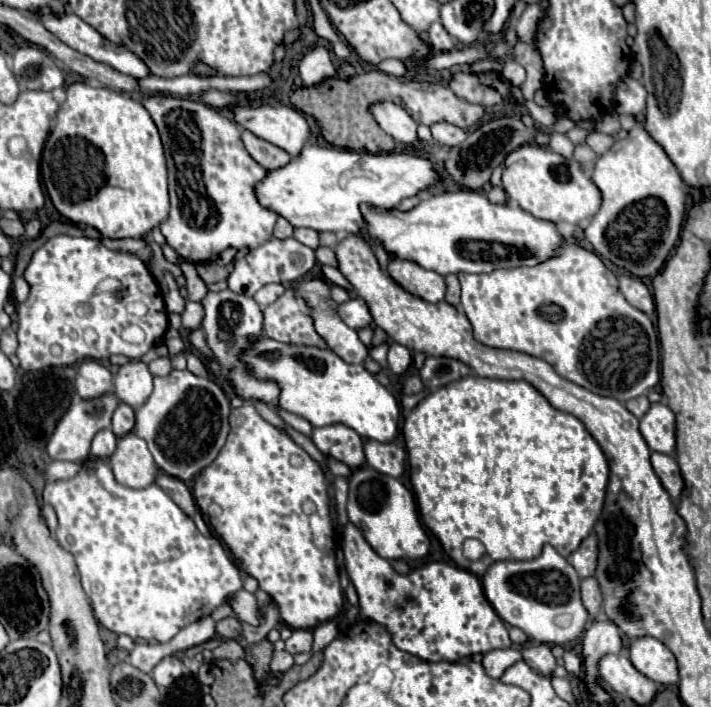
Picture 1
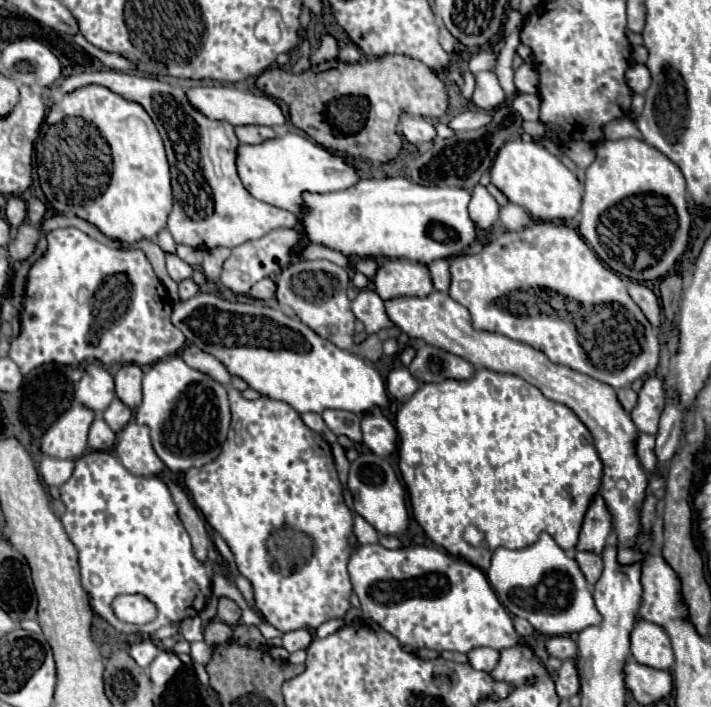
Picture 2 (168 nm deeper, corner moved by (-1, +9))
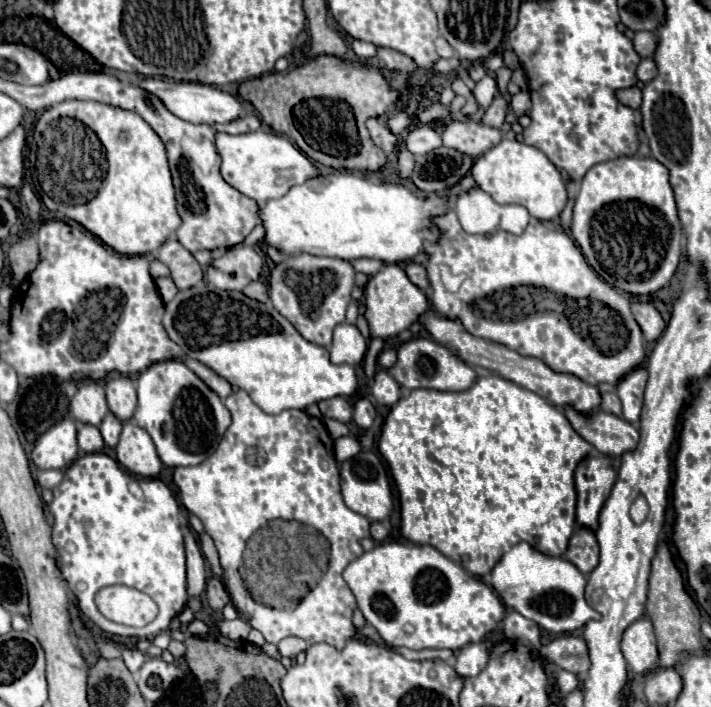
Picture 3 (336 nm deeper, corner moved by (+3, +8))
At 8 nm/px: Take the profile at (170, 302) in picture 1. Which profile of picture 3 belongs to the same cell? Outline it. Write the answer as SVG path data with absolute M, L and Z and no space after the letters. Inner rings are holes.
M174 236L160 246L158 260L170 268L170 276L176 282L178 290L190 288L192 284L198 284L204 278L204 270L194 258L194 254L186 250Z

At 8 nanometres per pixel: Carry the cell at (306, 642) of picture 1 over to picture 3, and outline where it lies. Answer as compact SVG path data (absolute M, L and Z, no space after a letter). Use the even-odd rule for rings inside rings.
M284 638L284 640L280 640L280 644L278 644L278 650L280 650L280 654L282 656L288 656L288 658L296 658L300 652L304 652L308 648L308 644L304 642L304 640L300 640L300 638Z

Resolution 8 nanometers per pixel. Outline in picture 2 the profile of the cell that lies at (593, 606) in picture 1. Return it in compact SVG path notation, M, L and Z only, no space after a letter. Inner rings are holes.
M588 551L584 553L576 553L576 561L580 565L580 571L584 573L588 585L594 585L600 575L602 575L602 557L600 555L588 555Z

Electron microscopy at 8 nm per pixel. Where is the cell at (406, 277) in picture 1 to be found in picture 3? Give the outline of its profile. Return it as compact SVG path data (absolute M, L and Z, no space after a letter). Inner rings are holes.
M386 264L378 274L368 280L364 288L364 306L364 316L368 320L372 338L390 338L410 328L428 310L428 298L408 280L406 272L398 264Z

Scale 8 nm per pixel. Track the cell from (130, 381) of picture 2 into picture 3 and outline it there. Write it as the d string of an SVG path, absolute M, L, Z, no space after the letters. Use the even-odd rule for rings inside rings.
M116 376L106 384L106 400L110 412L120 420L128 422L136 410L136 386L126 376Z

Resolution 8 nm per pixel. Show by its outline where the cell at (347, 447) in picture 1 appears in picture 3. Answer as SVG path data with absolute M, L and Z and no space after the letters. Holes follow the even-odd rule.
M334 396L334 398L322 400L318 406L326 418L334 418L334 420L340 420L344 424L348 424L352 420L352 404L348 402L348 398Z

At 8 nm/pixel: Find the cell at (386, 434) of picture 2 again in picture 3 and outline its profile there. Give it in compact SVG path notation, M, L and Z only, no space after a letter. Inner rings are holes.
M360 398L354 404L354 422L358 424L360 430L368 430L374 424L374 416L376 416L376 408L372 406L372 402L368 398Z

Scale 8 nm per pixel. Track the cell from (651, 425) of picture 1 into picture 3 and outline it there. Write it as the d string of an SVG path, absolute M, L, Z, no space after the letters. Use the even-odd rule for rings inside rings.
M640 366L640 368L632 370L630 374L626 374L616 386L616 392L622 402L622 416L624 416L624 420L628 420L632 424L638 424L638 418L642 412L646 380L648 380L648 372L646 372L646 368Z

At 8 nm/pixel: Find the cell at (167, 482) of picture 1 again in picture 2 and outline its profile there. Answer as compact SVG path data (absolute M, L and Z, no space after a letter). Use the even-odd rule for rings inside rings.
M168 481L168 489L170 489L170 493L174 497L174 503L178 507L178 515L180 515L180 519L182 519L182 523L184 523L184 527L186 527L190 539L192 539L196 557L200 561L206 561L206 557L208 557L208 541L210 539L208 539L206 525L204 525L204 519L202 519L200 511L192 505L192 501L188 499L186 491L180 485L176 485L174 481Z

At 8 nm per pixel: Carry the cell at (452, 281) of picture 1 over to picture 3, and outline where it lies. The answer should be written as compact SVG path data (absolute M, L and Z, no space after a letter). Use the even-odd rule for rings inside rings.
M408 262L404 266L404 272L406 276L410 278L412 284L416 284L422 292L428 292L430 288L430 282L428 282L428 274L426 274L426 268L422 264L414 264L414 262Z

